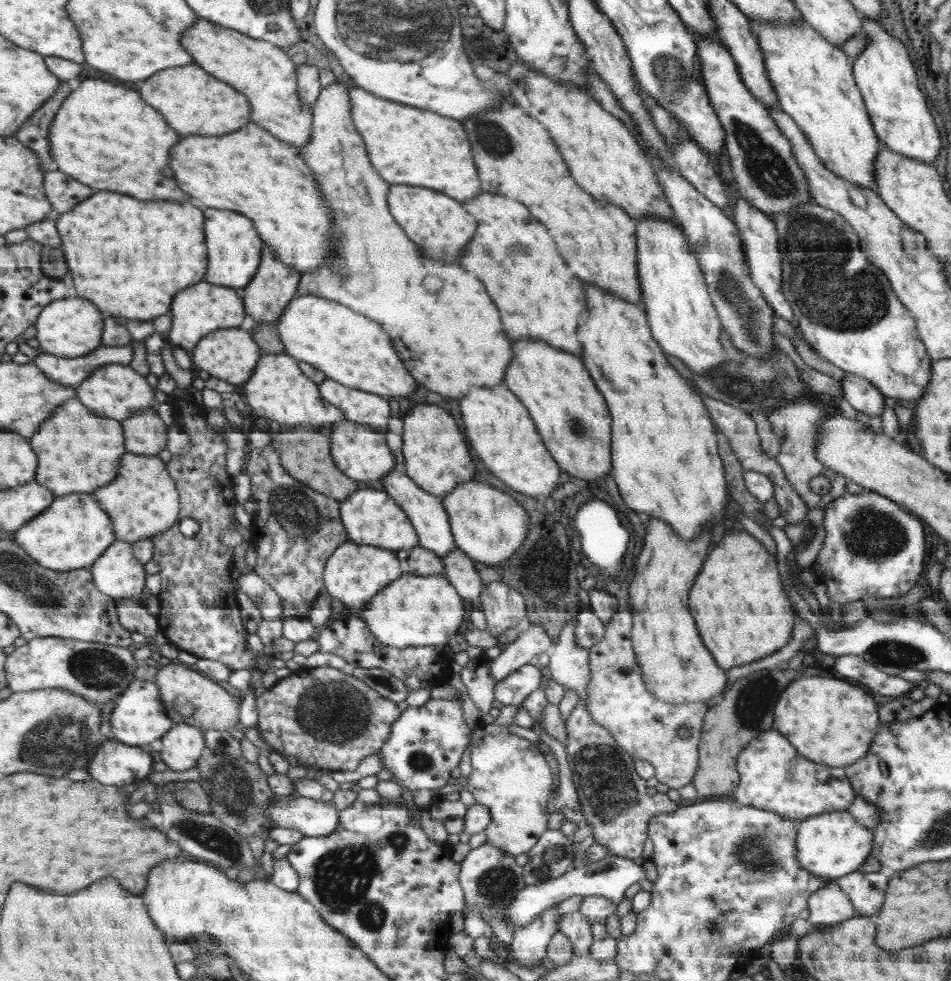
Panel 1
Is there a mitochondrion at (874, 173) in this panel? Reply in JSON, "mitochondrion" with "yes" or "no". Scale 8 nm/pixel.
{"mitochondrion":"no"}

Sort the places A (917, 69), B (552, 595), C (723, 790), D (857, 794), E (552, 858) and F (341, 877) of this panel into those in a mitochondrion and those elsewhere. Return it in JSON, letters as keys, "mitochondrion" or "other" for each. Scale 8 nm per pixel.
{"A":"other","B":"mitochondrion","C":"other","D":"other","E":"mitochondrion","F":"mitochondrion"}

